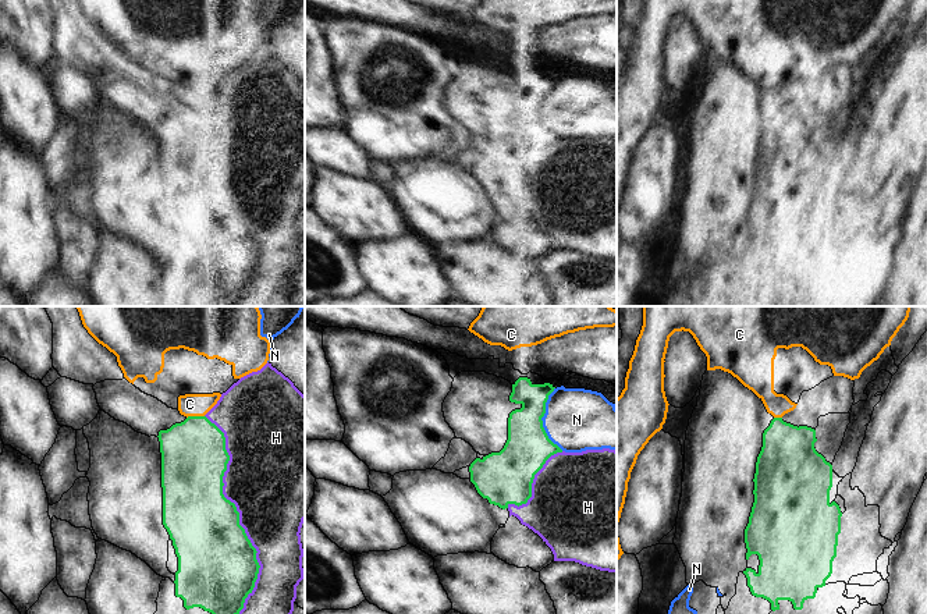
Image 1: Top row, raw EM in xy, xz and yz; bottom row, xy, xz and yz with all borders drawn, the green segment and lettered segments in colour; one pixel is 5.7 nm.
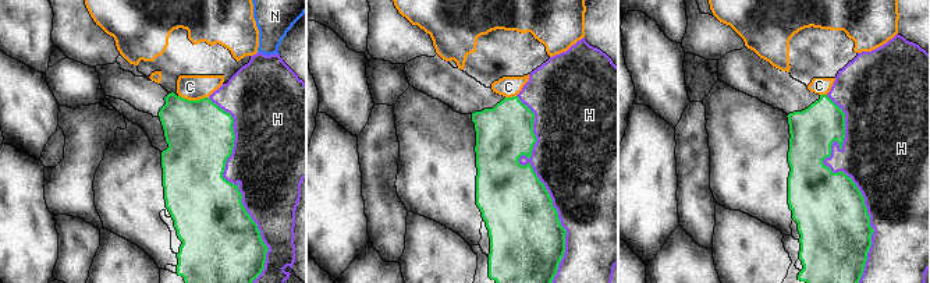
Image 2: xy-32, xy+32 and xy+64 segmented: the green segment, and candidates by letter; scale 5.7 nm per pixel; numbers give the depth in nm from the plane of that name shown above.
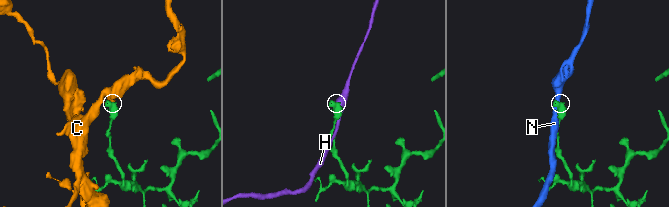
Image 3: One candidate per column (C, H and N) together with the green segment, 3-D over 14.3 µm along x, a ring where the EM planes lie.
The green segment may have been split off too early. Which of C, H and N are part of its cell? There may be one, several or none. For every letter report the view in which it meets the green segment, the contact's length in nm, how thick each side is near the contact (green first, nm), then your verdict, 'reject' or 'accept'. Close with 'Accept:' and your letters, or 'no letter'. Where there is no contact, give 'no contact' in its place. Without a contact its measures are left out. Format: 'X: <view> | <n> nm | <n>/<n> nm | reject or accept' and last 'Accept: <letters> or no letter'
C: xy | 110 nm | 380/130 nm | reject
H: xy | 1200 nm | 420/480 nm | reject
N: xz | 380 nm | 260/360 nm | reject
Accept: no letter

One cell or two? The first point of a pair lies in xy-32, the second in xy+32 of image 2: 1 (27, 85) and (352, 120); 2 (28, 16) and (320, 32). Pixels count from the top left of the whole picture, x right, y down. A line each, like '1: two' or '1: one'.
1: one
2: two

